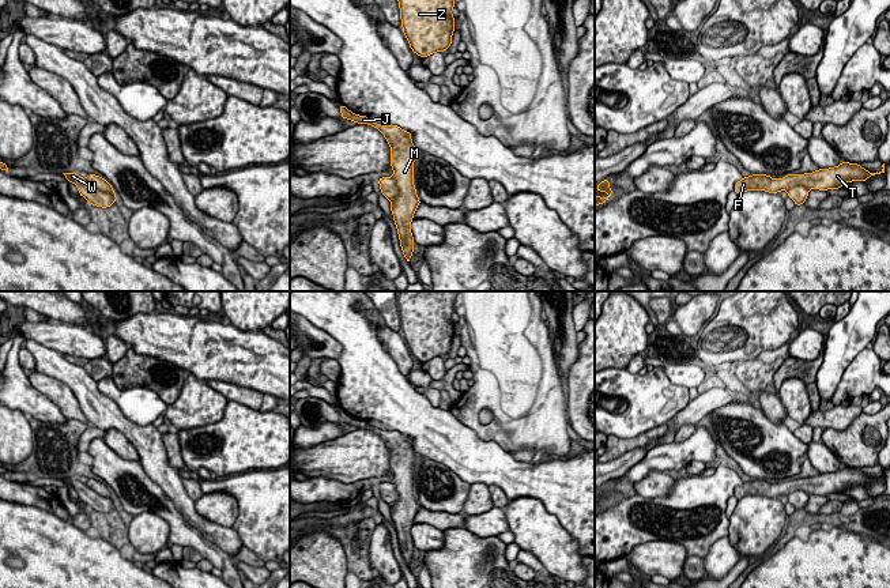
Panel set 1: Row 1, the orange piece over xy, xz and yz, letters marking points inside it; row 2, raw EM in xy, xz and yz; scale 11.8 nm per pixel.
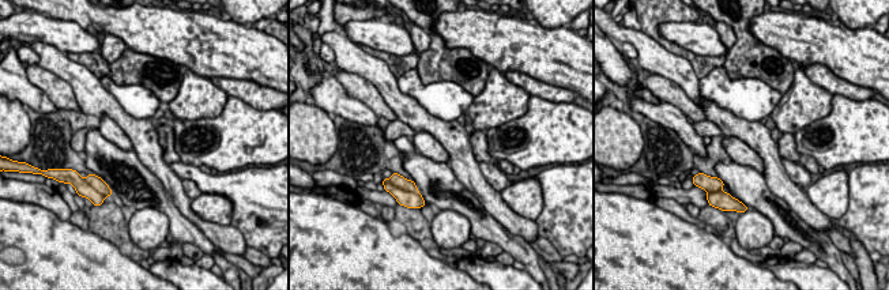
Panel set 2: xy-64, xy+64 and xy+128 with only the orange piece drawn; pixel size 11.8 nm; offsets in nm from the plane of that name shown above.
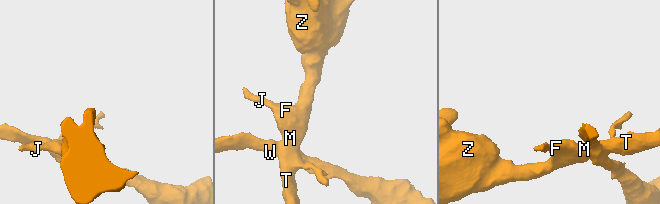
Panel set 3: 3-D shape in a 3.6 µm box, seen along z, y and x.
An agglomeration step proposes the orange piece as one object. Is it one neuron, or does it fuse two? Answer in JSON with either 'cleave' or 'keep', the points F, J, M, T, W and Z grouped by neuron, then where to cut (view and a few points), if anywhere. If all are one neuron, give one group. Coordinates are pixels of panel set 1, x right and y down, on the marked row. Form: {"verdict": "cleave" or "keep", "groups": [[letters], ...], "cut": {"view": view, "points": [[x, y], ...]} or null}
{"verdict": "cleave", "groups": [["F", "J", "M", "T", "Z"], ["W"]], "cut": {"view": "xy", "points": [[85, 178], [100, 189], [112, 192]]}}

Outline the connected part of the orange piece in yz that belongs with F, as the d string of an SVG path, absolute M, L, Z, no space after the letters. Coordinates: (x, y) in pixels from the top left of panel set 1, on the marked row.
M841 162L836 167L818 169L812 173L804 174L787 174L782 178L772 178L766 174L751 174L750 177L743 177L735 184L735 192L738 195L746 191L765 191L769 193L778 193L780 191L789 191L796 185L803 185L807 189L840 189L844 184L852 181L866 181L867 178L885 173L885 163L882 170L878 173L870 173L857 163Z

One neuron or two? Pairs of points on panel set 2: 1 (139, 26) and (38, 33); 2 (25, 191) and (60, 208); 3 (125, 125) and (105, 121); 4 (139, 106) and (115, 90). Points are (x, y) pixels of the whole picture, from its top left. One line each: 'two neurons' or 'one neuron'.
1: two neurons
2: one neuron
3: two neurons
4: one neuron

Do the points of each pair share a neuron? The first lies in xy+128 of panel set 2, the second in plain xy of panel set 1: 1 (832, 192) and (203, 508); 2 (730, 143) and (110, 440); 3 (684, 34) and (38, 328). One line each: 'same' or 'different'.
1: same
2: same
3: same

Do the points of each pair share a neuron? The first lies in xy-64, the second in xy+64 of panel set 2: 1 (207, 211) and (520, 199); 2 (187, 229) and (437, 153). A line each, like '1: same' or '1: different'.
1: same
2: different

